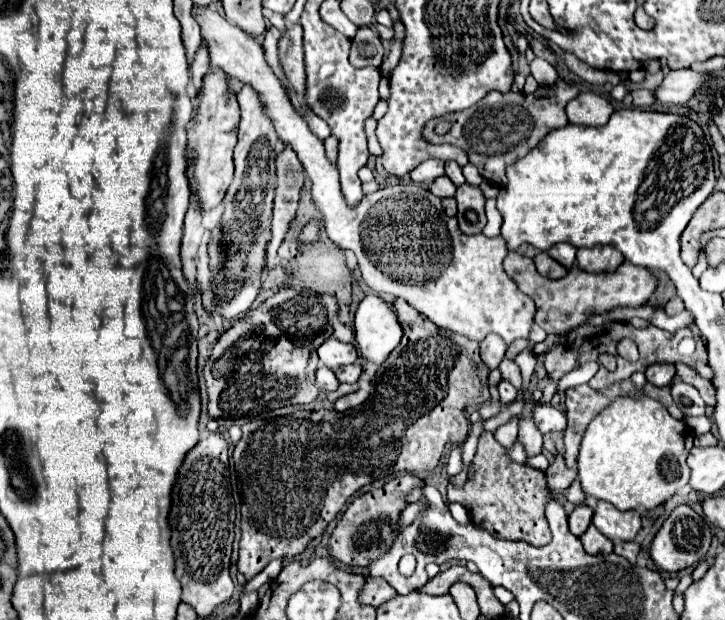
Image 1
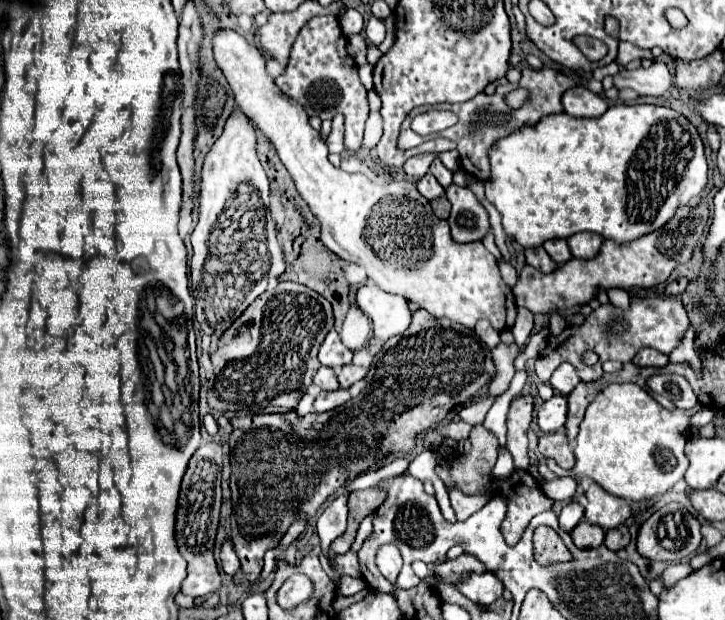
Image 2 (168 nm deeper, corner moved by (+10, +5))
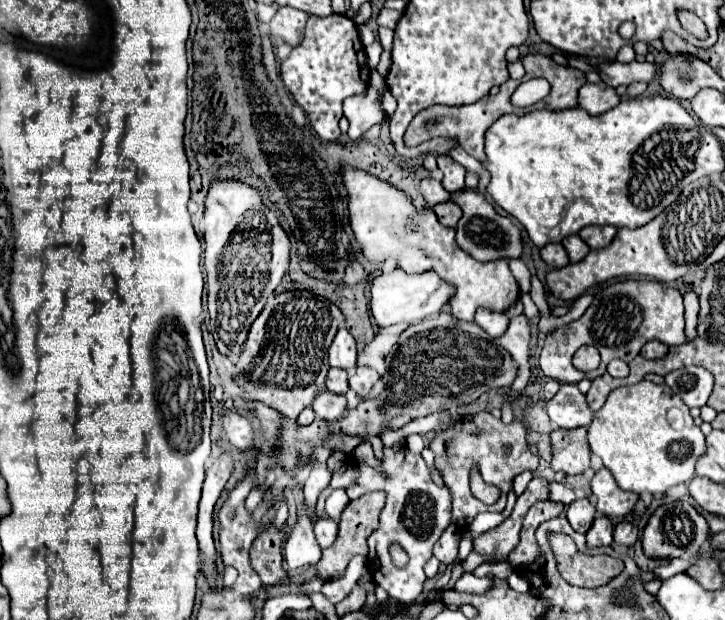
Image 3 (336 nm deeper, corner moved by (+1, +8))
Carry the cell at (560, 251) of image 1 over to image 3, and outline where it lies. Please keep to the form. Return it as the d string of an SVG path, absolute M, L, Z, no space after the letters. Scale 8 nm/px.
M577 234L567 236L567 238L563 240L563 246L565 246L565 250L567 250L567 254L569 254L569 260L571 260L573 264L579 262L579 260L583 260L583 258L589 254L589 246L587 246Z

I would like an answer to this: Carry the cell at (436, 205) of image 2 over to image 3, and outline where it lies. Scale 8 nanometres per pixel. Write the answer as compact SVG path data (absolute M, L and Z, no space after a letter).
M447 200L443 204L435 204L433 210L435 210L435 214L437 214L437 218L439 218L439 222L443 226L455 228L457 222L459 222L459 218L461 218L461 208L453 200Z

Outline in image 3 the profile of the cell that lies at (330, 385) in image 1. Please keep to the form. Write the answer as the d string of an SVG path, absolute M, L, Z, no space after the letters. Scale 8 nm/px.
M329 368L327 374L327 390L335 394L345 394L347 392L347 372L341 368Z

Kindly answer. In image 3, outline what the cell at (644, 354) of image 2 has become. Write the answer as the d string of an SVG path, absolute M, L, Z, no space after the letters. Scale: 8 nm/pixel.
M651 340L651 342L647 342L647 344L643 346L641 356L643 356L643 358L649 358L649 360L655 360L655 358L663 358L667 352L669 352L669 348L663 346L663 342Z

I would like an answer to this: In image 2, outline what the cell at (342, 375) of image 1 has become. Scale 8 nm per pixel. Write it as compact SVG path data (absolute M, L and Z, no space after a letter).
M344 365L342 369L338 369L338 383L342 389L348 389L350 385L354 385L356 381L364 379L366 369L358 367L358 365Z

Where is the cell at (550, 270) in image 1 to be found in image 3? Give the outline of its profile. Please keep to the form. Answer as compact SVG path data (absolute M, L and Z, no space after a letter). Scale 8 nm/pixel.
M547 244L547 246L543 246L541 248L541 258L551 268L563 268L563 266L569 264L567 252L565 252L565 248L561 244Z

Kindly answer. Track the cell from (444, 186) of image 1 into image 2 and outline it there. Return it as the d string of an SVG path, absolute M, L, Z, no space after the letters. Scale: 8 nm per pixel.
M424 175L418 183L416 183L416 187L418 187L418 191L420 191L420 195L422 197L426 197L428 201L432 201L432 199L436 199L436 197L442 197L444 195L444 189L440 187L440 183L434 179L434 175Z

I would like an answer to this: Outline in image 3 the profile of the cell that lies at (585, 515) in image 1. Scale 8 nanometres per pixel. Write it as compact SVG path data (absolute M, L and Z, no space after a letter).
M581 498L581 500L575 500L573 504L569 504L567 520L569 520L569 524L573 526L575 532L585 534L589 530L589 526L593 524L593 520L595 520L593 502L589 498Z

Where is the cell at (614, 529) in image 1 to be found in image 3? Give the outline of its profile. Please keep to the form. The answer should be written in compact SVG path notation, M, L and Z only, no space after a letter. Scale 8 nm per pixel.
M601 468L593 476L591 490L597 498L597 504L595 504L597 514L603 514L607 518L619 518L619 516L629 514L639 500L639 496L635 492L621 490L607 468Z

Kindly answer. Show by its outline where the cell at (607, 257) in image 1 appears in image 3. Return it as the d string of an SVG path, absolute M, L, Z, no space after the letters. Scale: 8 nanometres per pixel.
M605 225L605 226L587 226L587 228L583 228L581 232L579 232L579 236L581 236L581 240L583 242L587 242L589 244L589 248L591 250L597 250L597 248L605 248L611 240L617 234L618 229L613 225Z

